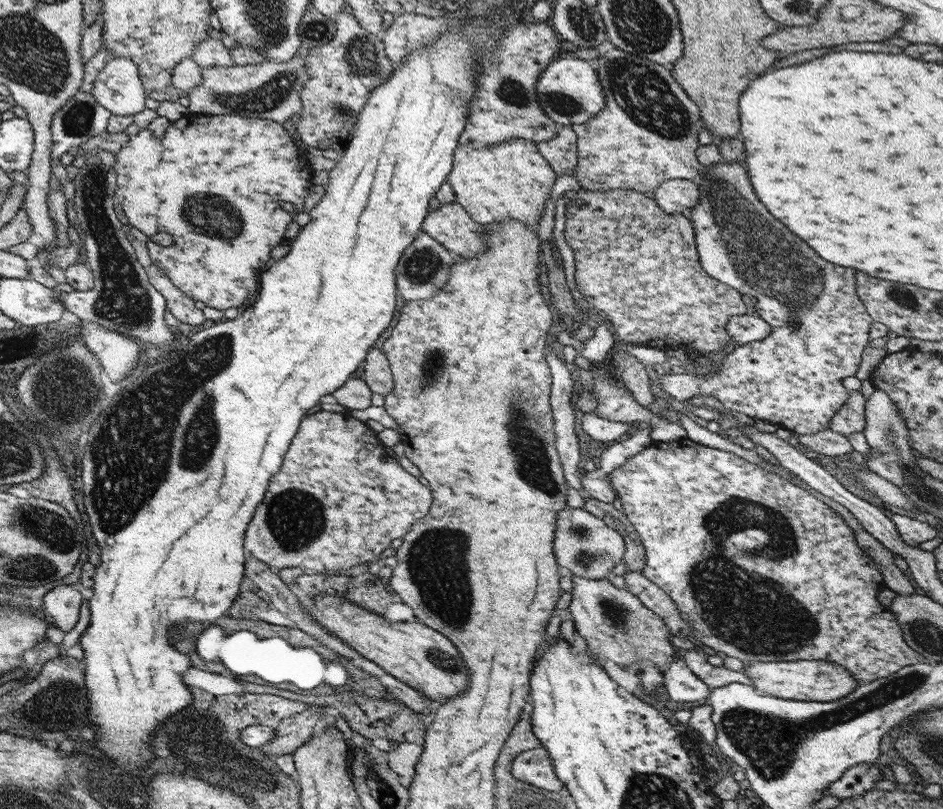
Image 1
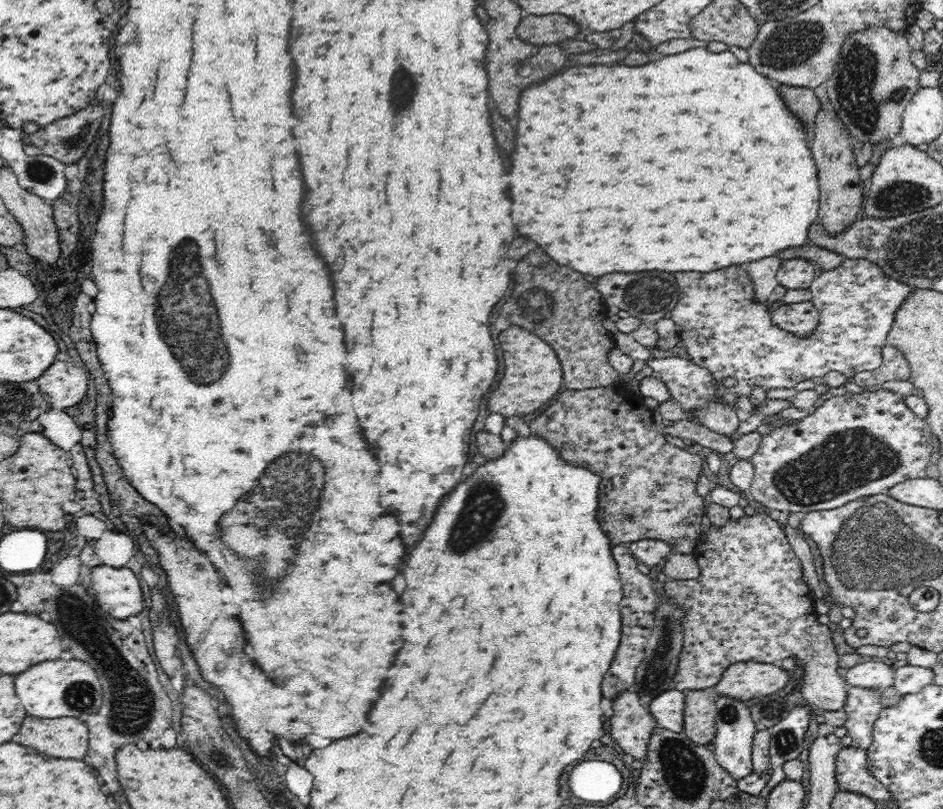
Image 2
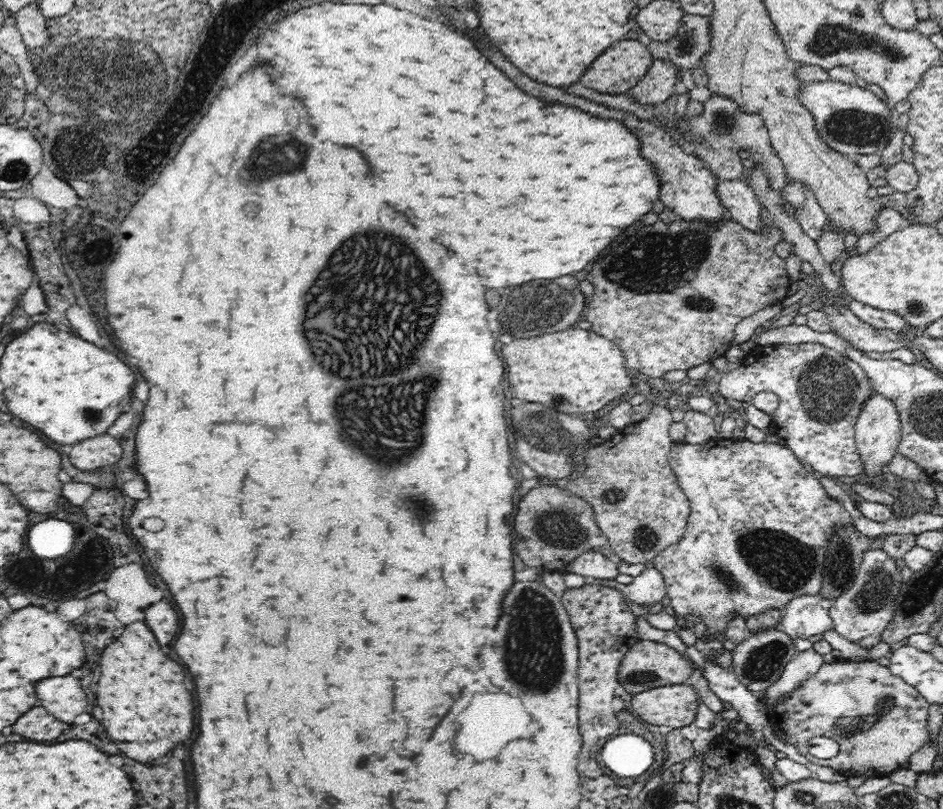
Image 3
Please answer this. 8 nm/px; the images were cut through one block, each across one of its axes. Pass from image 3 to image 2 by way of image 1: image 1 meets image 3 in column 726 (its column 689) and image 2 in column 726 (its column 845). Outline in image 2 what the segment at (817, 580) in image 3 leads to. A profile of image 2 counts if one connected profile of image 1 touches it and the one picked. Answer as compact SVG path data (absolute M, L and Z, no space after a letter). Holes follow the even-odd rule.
M758 514L754 518L742 518L738 522L728 520L722 528L710 528L708 542L698 542L694 556L702 570L698 580L670 580L664 586L664 592L672 598L672 602L680 604L686 610L682 620L684 632L684 648L680 652L678 670L674 676L674 690L694 692L716 686L726 668L732 664L776 664L786 658L796 658L798 664L806 664L806 684L802 688L808 706L818 712L842 712L846 706L846 696L850 684L846 678L838 674L840 658L834 652L834 644L830 638L830 630L826 626L818 626L818 614L814 612L814 598L808 586L802 580L802 564L794 556L790 542L786 540L786 532L780 530L776 518Z

